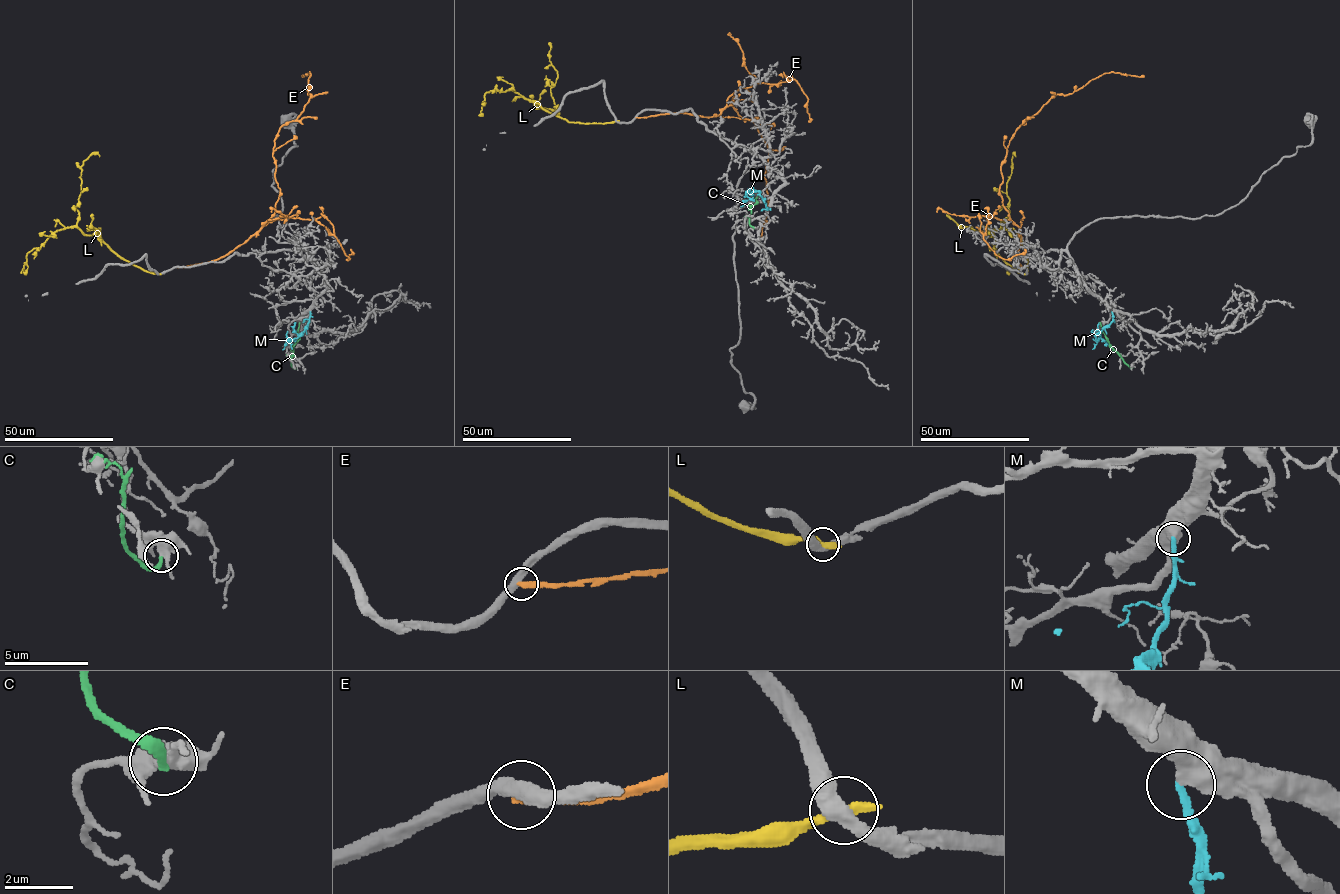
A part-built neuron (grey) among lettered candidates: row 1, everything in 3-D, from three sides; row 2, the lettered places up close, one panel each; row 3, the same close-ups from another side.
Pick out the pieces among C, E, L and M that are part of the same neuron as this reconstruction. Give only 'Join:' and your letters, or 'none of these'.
Join: M

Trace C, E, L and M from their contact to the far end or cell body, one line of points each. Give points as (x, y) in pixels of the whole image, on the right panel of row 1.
C: (1132, 367), (1111, 347), (1100, 322)
E: (1021, 267), (1019, 228), (1003, 205), (999, 188), (1009, 141), (1057, 94), (1072, 93), (1105, 73), (1144, 76)
L: (1025, 274), (1026, 250), (1022, 239), (1006, 227), (994, 233), (994, 248), (1019, 273)
M: (1111, 311), (1113, 321), (1095, 334), (1110, 349)

